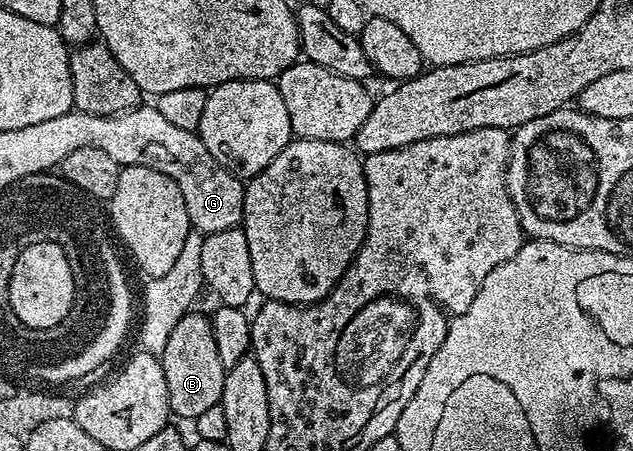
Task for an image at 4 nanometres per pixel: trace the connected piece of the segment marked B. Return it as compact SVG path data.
M190 311L182 319L178 319L178 327L170 331L170 339L166 339L166 347L162 354L164 374L166 375L166 391L168 407L173 414L195 419L214 407L222 399L224 374L222 359L218 359L218 343L214 343L214 331L211 320L197 311Z

